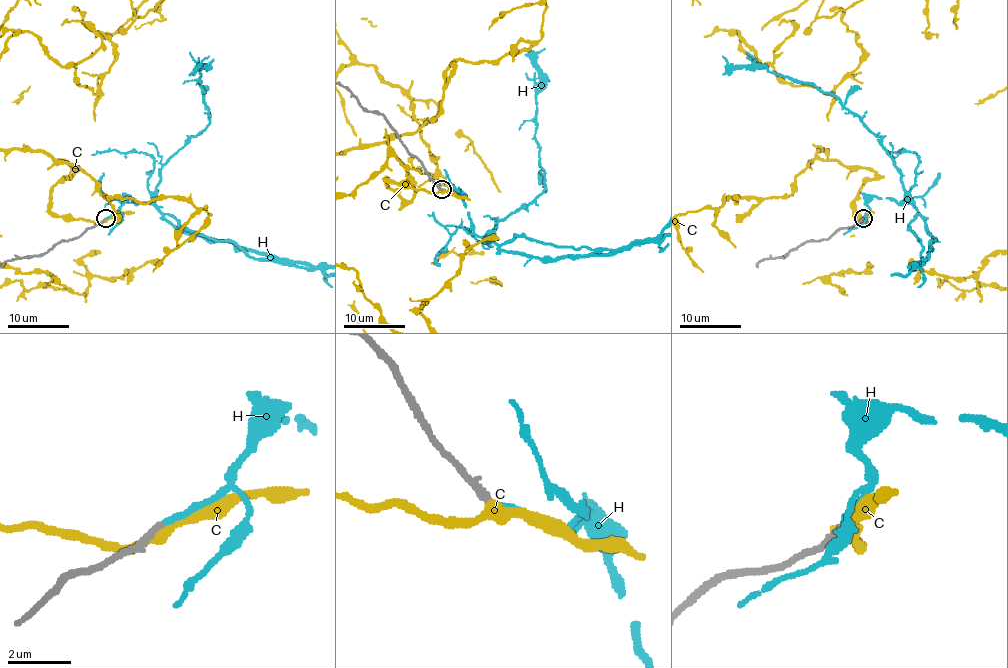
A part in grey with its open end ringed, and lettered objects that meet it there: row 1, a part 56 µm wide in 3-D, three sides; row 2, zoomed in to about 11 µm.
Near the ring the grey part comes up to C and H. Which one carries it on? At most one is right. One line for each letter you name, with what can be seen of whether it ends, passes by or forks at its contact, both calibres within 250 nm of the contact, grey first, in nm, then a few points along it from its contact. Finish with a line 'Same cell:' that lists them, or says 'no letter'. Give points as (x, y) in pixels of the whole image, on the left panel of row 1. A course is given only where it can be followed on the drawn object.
H: it ends there; 240 nm thick on the grey side, 200 nm on the other
Same cell: H

